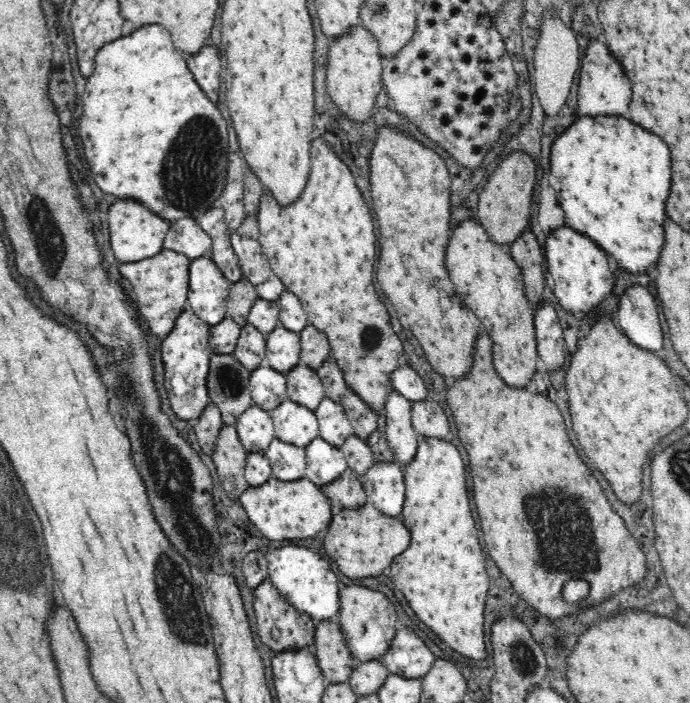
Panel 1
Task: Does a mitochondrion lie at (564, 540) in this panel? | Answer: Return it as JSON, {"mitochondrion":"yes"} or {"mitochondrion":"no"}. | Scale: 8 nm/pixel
{"mitochondrion":"yes"}

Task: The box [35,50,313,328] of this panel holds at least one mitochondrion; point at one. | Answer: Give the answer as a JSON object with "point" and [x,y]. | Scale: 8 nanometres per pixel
{"point":[192,168]}

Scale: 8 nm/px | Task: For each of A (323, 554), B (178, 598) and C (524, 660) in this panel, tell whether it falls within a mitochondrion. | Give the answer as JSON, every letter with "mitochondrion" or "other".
{"A":"other","B":"mitochondrion","C":"mitochondrion"}

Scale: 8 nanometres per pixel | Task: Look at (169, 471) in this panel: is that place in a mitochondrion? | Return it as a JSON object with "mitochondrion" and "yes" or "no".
{"mitochondrion":"yes"}

